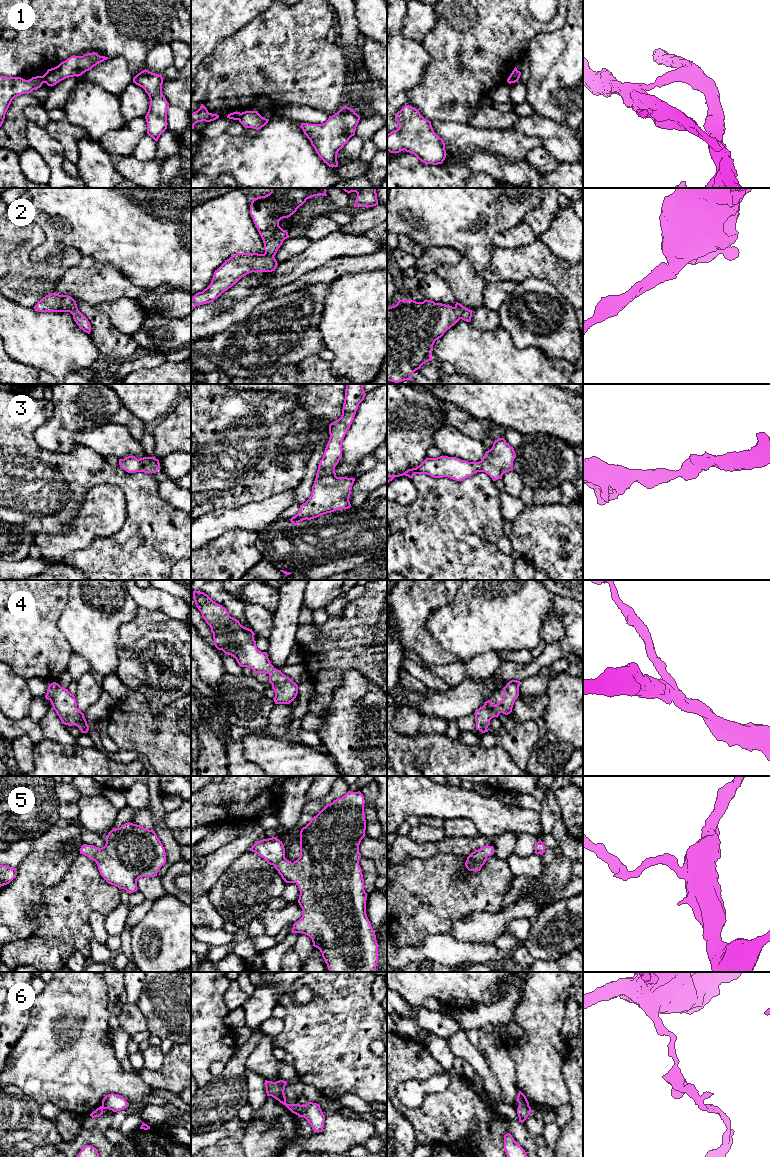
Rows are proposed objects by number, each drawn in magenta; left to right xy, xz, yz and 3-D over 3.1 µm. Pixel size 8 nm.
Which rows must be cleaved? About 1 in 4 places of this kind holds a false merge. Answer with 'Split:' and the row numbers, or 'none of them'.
Split: 1, 6

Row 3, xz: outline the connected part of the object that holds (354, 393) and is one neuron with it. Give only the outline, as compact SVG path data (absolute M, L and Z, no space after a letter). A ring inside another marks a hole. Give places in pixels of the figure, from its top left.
M346 384L342 415L338 420L329 425L330 438L326 445L324 455L318 465L311 496L305 503L300 505L299 512L289 519L295 526L303 520L311 520L336 510L348 509L351 507L349 498L355 478L337 477L335 467L342 458L343 439L350 429L359 404L364 400L365 396L366 393L362 384Z

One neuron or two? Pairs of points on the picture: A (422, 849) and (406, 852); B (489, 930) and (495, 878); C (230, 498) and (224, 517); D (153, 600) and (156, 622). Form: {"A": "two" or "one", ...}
{"A": "one", "B": "two", "C": "two", "D": "two"}

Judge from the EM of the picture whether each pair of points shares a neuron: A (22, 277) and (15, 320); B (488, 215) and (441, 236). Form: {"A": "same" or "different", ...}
{"A": "different", "B": "same"}

